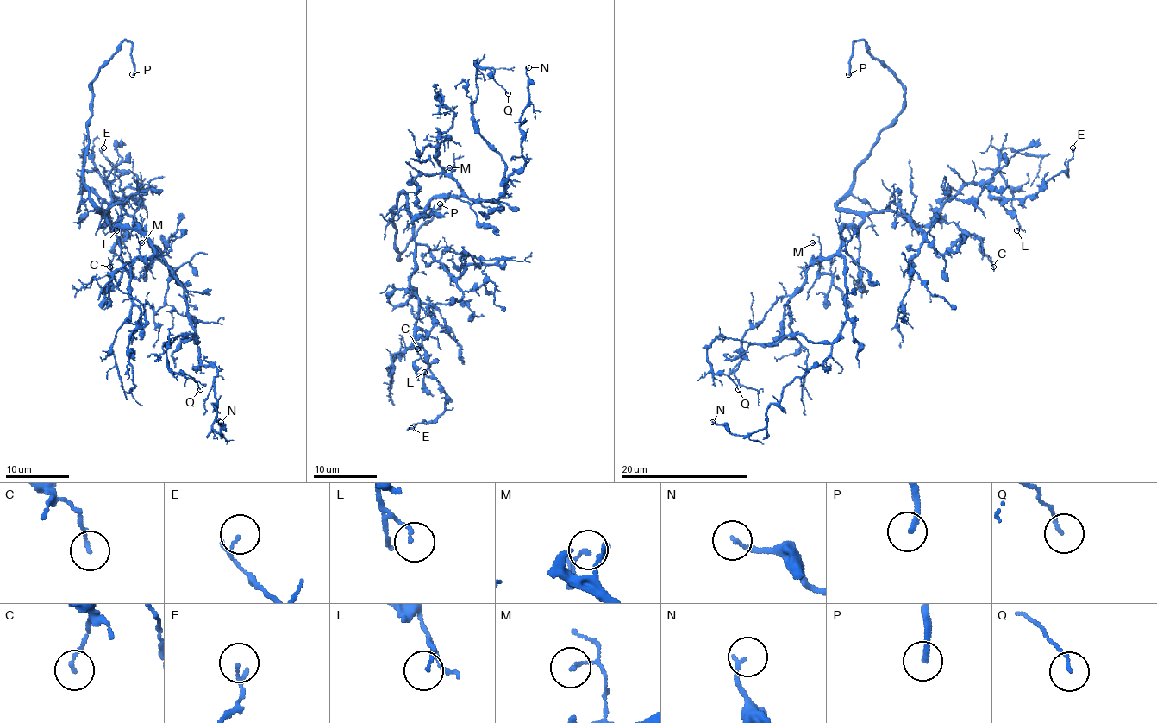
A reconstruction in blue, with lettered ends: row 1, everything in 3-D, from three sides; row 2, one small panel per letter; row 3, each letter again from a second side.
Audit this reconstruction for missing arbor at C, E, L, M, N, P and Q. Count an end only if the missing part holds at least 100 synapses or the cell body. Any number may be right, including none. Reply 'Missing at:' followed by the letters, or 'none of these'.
Missing at: P

